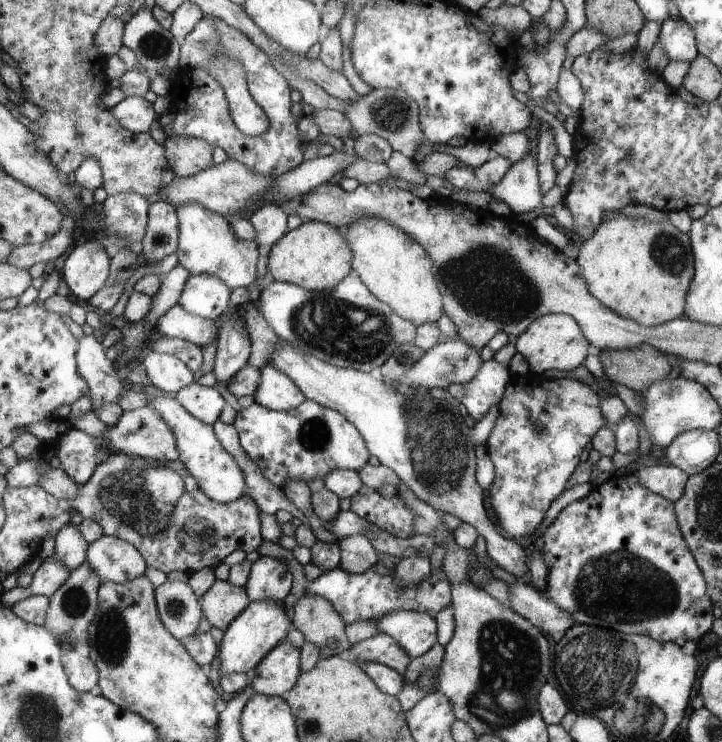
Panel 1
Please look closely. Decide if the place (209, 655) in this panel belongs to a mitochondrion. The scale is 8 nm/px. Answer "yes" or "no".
no

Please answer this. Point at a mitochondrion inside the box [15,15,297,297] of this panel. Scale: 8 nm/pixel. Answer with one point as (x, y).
(155, 46)

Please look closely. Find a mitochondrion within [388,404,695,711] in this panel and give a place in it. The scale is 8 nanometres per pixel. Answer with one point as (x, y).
(590, 597)

